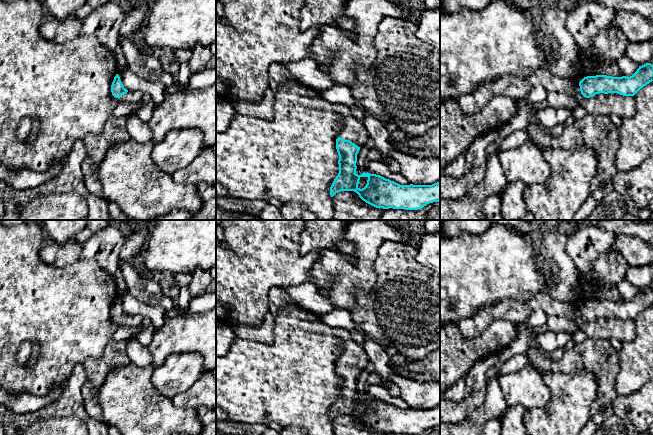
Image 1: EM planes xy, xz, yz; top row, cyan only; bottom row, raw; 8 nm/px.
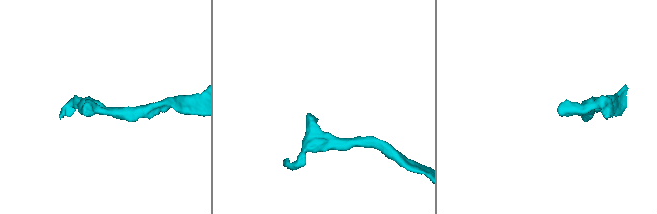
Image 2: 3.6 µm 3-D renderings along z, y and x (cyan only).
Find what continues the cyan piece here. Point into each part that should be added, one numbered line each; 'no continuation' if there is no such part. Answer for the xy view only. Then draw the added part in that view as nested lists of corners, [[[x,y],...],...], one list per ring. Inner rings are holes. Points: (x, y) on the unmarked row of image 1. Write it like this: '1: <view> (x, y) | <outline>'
1: xy (131, 320) | [[[128,315],[126,318],[123,318],[119,325],[127,325],[129,327],[140,326],[143,320],[143,316],[141,315]]]

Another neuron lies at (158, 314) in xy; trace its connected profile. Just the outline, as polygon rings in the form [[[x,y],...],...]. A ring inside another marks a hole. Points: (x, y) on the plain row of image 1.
[[[124,291],[118,293],[117,297],[125,313],[128,315],[141,315],[143,317],[149,317],[152,325],[155,329],[160,328],[164,319],[166,318],[166,310],[158,306],[149,306],[145,303],[139,302],[129,292]]]

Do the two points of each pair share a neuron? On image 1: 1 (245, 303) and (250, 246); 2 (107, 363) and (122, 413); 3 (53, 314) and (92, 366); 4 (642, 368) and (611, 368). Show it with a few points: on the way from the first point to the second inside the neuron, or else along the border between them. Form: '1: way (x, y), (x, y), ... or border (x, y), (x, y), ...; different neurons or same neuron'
1: way (245, 289), (245, 266), (250, 260); same neuron
2: border (130, 362), (113, 369), (98, 391); different neurons
3: border (106, 345), (99, 356), (88, 357), (82, 363); different neurons
4: border (618, 352), (620, 371), (615, 383), (615, 391); different neurons

